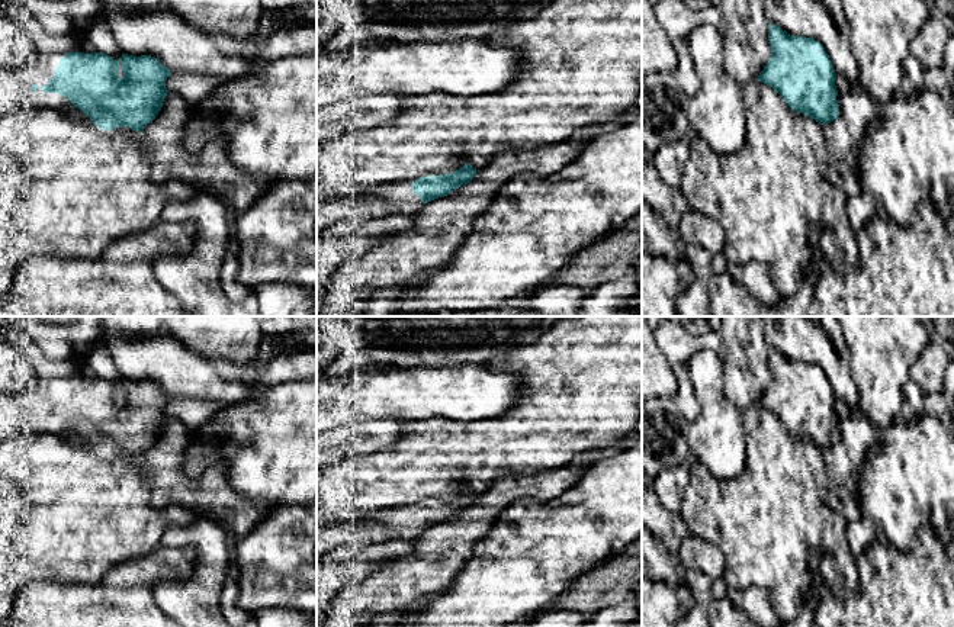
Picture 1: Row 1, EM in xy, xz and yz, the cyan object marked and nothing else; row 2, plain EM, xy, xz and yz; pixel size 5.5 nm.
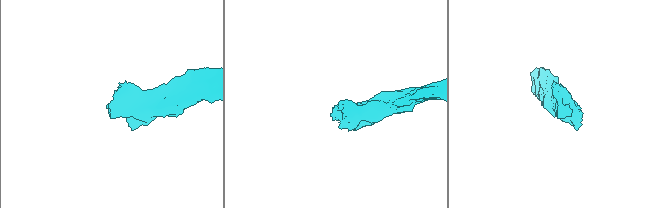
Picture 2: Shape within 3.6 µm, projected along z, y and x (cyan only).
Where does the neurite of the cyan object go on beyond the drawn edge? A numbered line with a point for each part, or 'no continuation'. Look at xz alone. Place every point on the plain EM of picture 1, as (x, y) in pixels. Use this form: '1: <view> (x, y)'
1: xz (384, 526)

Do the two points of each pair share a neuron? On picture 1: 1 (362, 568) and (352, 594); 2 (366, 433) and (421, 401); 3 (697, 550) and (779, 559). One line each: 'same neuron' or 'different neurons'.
1: different neurons
2: different neurons
3: different neurons

